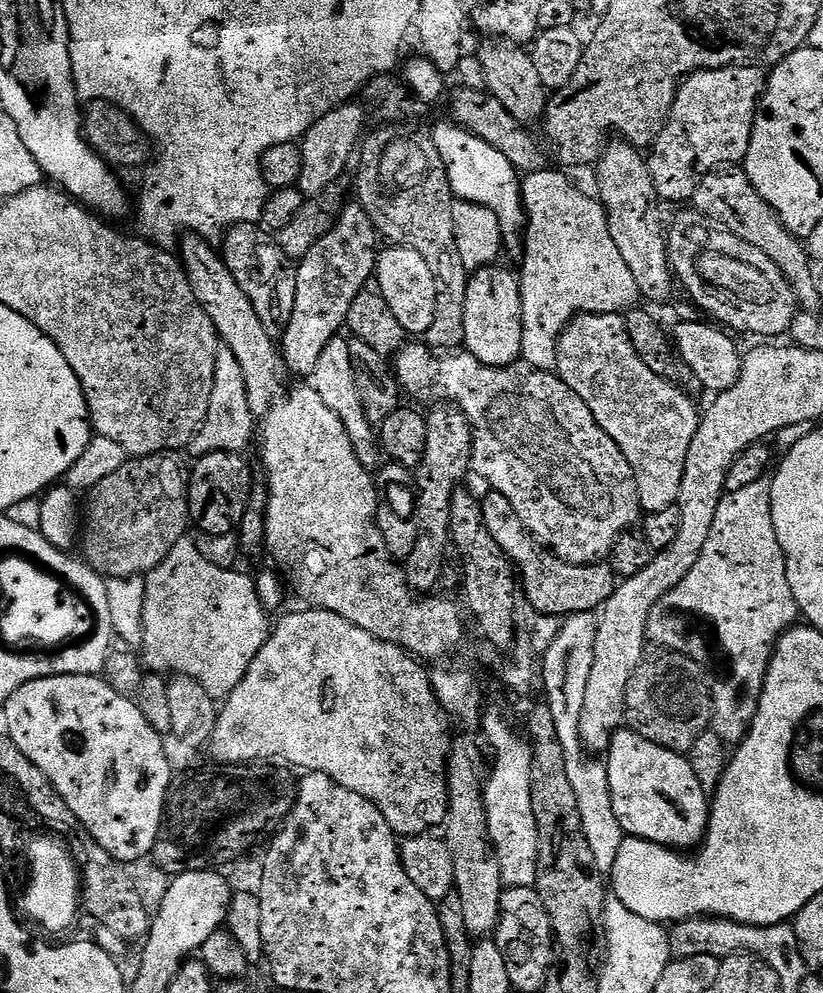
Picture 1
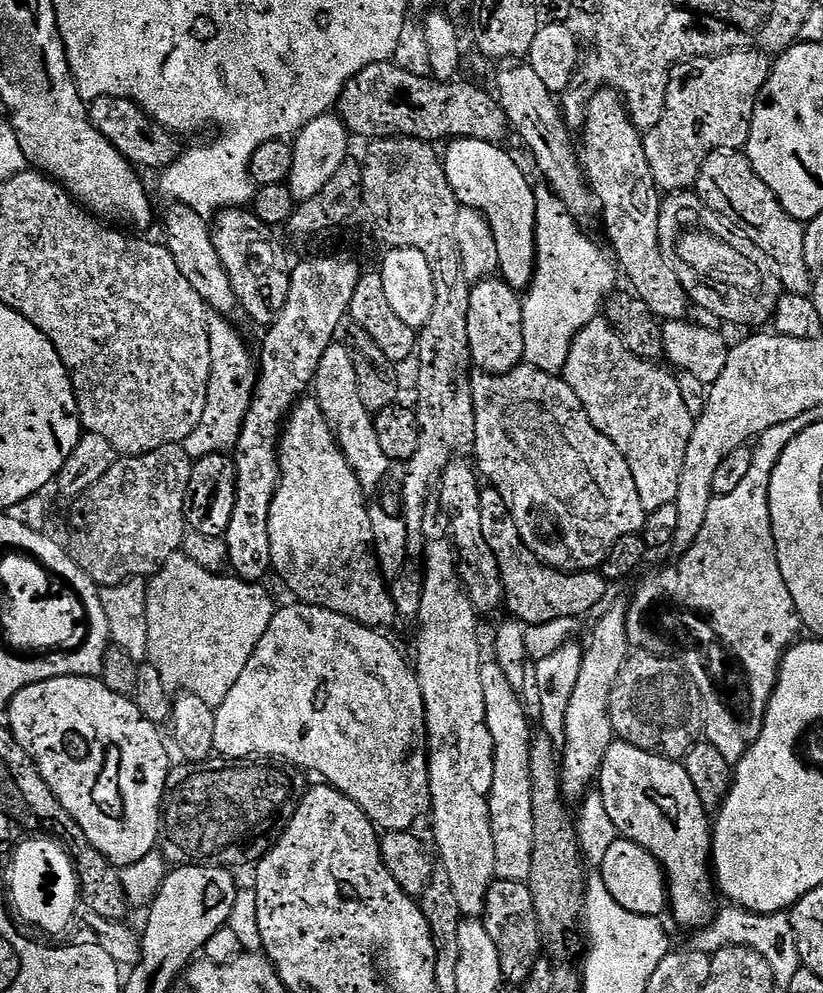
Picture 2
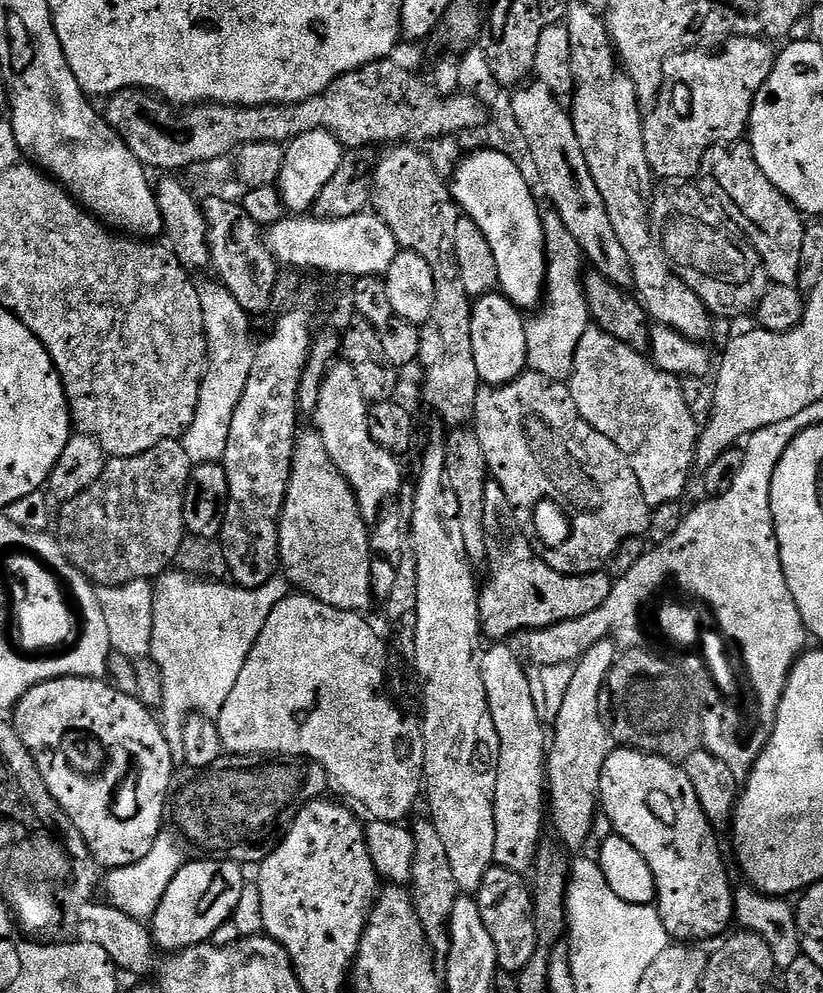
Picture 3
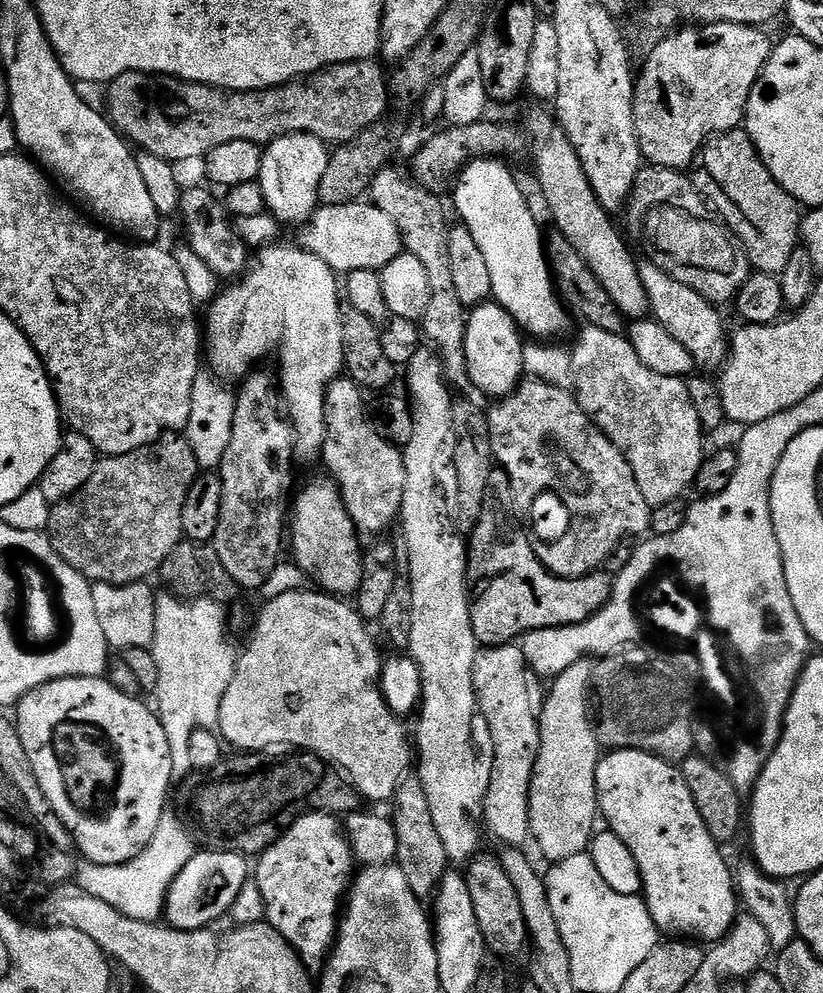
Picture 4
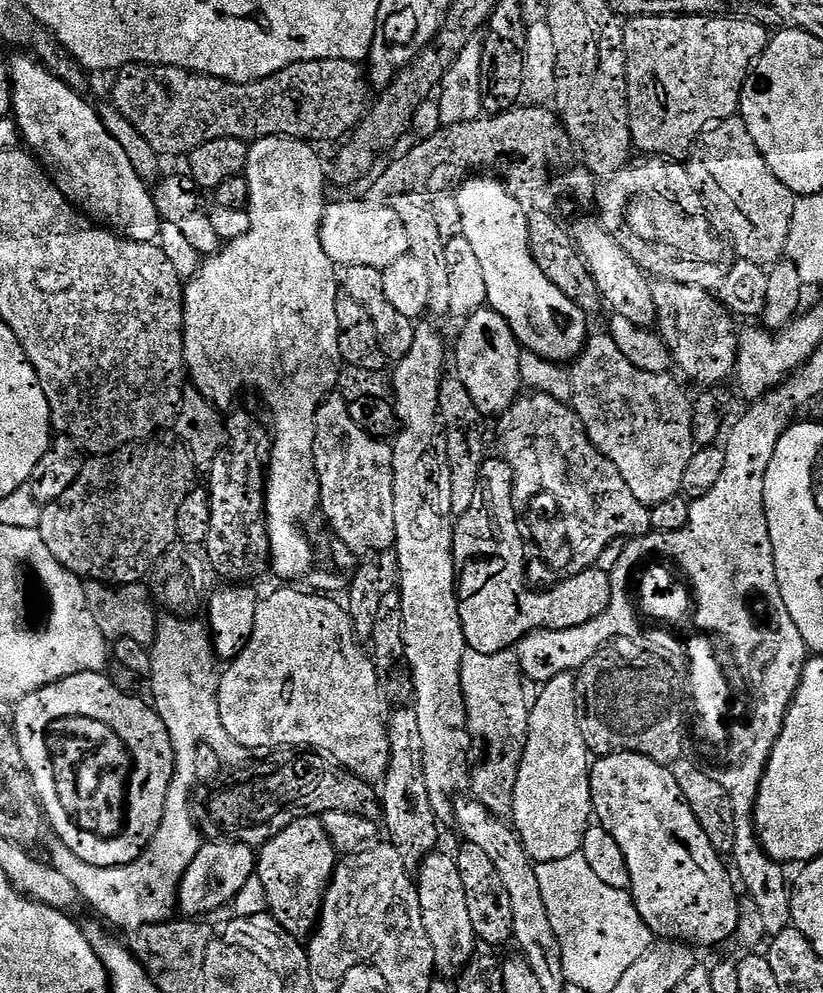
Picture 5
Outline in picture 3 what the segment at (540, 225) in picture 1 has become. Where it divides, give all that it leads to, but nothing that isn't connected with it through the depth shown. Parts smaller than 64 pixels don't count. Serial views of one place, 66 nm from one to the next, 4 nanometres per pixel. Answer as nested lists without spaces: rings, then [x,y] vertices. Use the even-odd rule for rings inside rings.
[[[554,210],[543,213],[544,218],[544,296],[546,303],[526,324],[526,354],[528,368],[551,380],[567,381],[572,375],[572,359],[582,334],[590,327],[588,303],[582,283],[582,253],[574,234],[562,226],[562,218]]]

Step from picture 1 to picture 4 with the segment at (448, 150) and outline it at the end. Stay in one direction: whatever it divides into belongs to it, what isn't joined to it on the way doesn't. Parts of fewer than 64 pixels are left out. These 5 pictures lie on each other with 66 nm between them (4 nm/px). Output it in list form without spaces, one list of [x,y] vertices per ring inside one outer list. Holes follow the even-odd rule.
[[[499,159],[474,160],[459,173],[455,192],[456,212],[460,215],[459,223],[470,230],[478,250],[482,250],[486,267],[490,269],[491,299],[501,304],[511,314],[517,328],[527,335],[528,332],[532,335],[529,337],[540,342],[555,341],[557,339],[555,336],[560,336],[567,330],[570,312],[558,295],[550,261],[546,255],[545,237],[543,235],[540,237],[540,224],[532,213],[533,205],[528,198],[522,196],[517,177],[512,176],[511,170]]]

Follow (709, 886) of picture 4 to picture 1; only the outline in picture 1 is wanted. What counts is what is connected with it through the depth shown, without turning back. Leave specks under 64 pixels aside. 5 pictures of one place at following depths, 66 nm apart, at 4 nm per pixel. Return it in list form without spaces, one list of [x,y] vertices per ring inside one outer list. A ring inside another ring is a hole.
[[[621,726],[612,736],[606,751],[608,777],[610,778],[610,799],[614,802],[614,815],[622,826],[625,836],[637,836],[673,850],[695,849],[704,843],[708,832],[710,796],[702,790],[697,775],[687,755],[650,742],[627,726]]]

